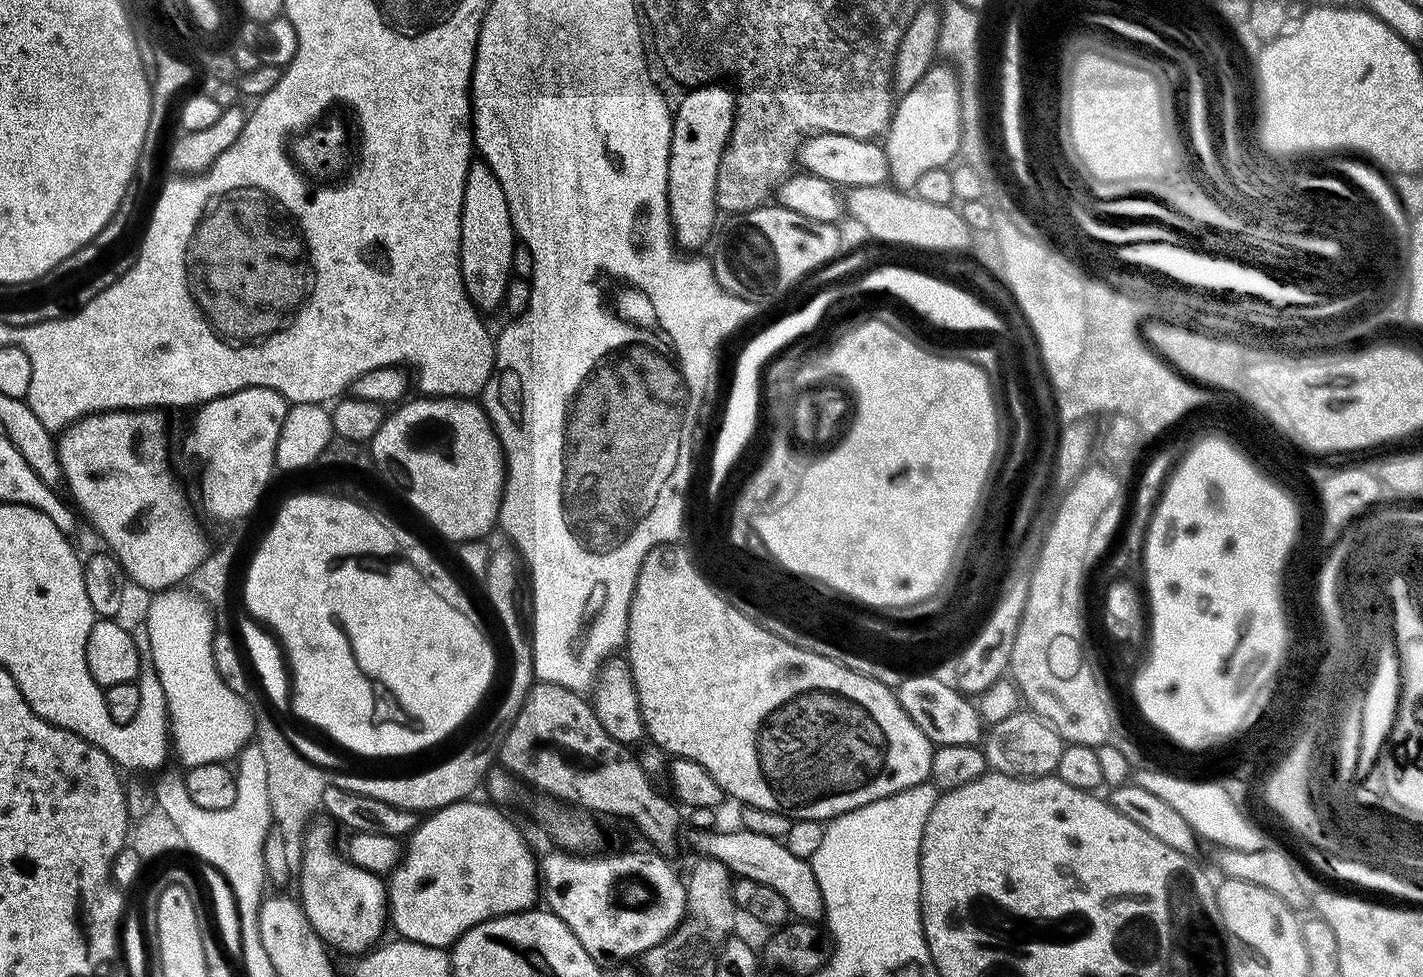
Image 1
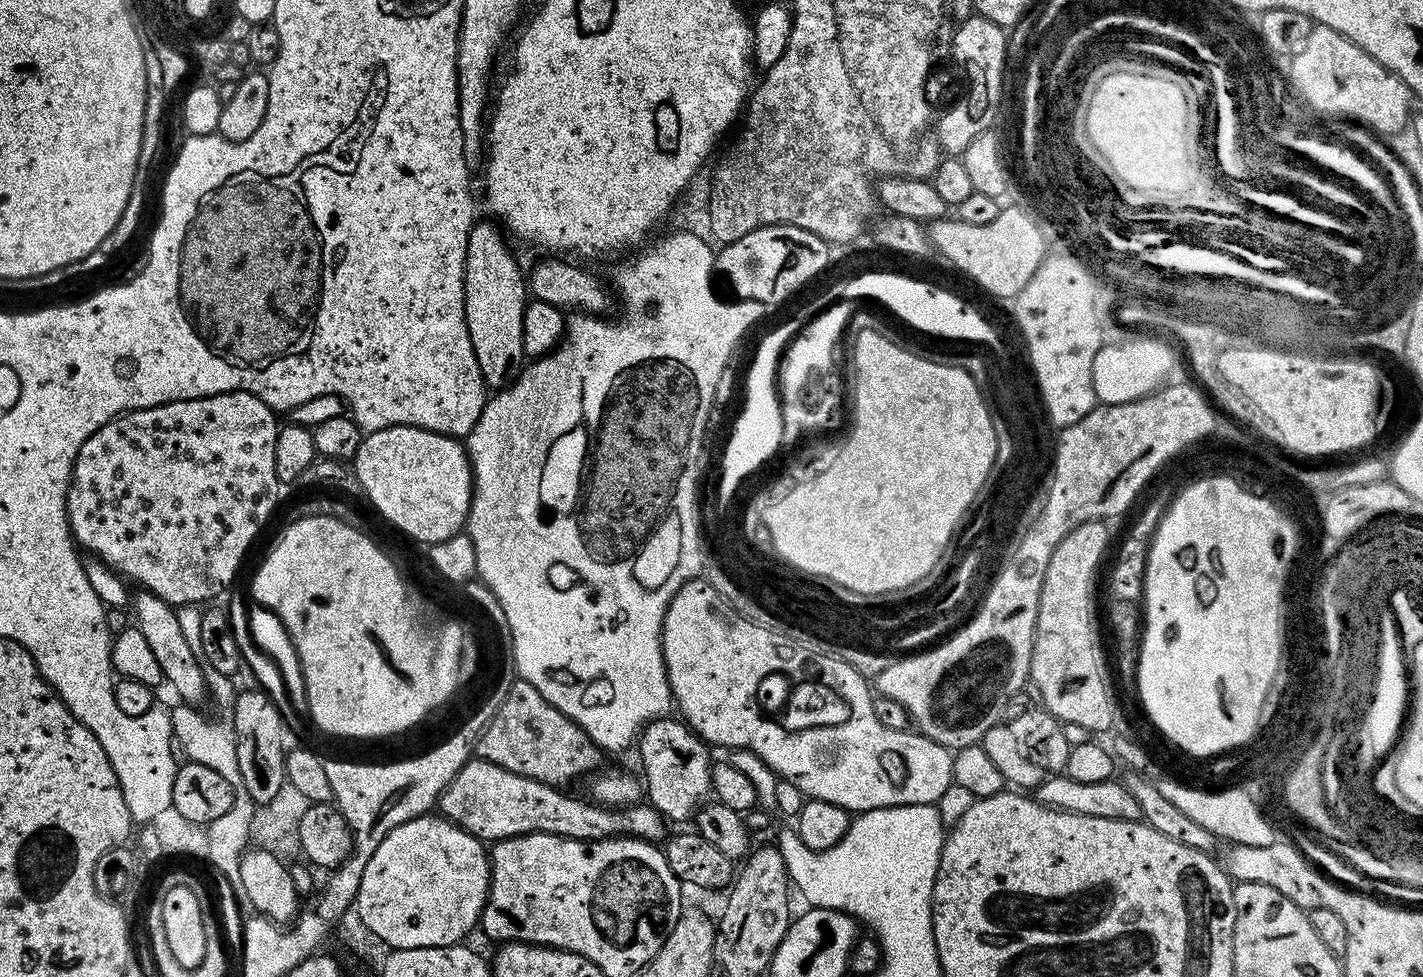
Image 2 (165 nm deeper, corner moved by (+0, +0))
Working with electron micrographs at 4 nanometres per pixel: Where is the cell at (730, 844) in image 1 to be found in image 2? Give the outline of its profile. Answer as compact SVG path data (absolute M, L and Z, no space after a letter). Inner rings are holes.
M472 758L440 793L438 812L445 820L457 824L482 842L505 840L531 832L554 834L567 840L611 840L618 836L649 842L665 839L665 817L647 802L605 808L591 799L579 800L564 792L567 791L522 774L514 774L489 760Z

